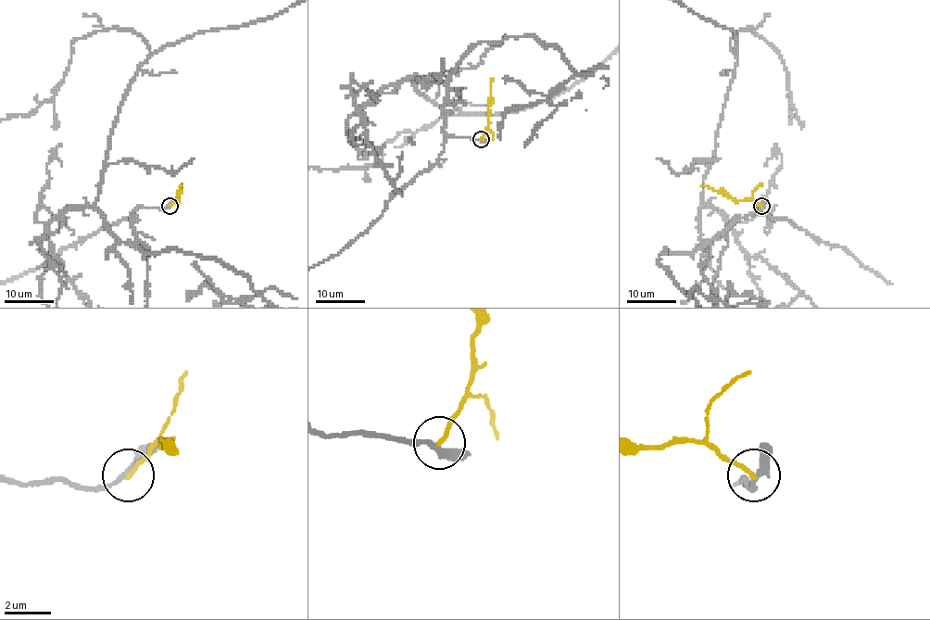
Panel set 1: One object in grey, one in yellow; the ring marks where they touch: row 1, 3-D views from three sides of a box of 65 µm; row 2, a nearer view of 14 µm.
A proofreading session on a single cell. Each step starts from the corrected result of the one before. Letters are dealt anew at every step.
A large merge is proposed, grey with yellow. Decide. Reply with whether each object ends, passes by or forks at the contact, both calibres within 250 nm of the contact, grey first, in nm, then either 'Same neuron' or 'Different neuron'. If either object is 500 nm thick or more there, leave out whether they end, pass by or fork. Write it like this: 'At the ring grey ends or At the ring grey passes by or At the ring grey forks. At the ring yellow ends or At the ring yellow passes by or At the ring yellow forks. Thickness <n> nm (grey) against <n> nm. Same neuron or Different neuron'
At the ring grey passes by. At the ring yellow ends. Thickness 260 nm (grey) against 180 nm. Different neuron

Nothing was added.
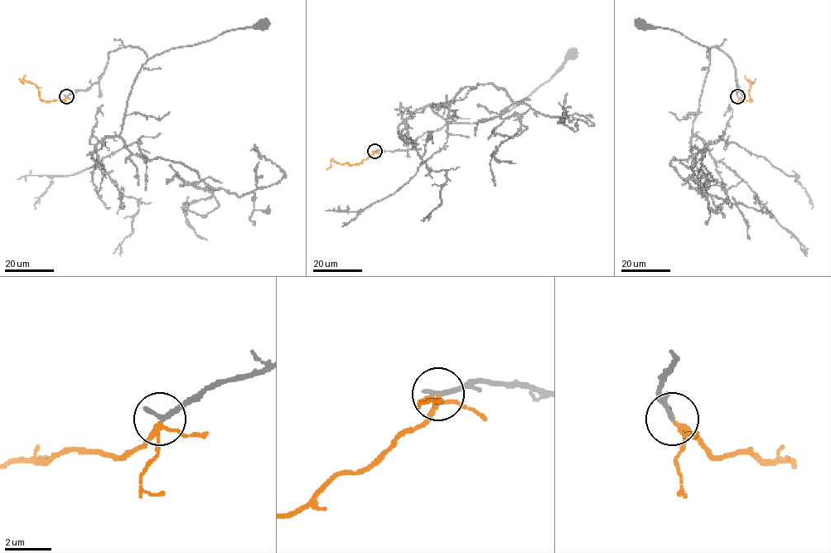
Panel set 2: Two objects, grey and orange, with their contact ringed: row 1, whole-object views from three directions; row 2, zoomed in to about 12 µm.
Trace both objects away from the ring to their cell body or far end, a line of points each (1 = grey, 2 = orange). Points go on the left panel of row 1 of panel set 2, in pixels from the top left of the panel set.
1: (66, 96), (95, 84), (110, 51), (138, 46), (148, 58), (172, 48), (210, 41), (224, 31), (264, 23)
2: (66, 97), (60, 100), (42, 100), (34, 84), (23, 80), (21, 83), (19, 78)

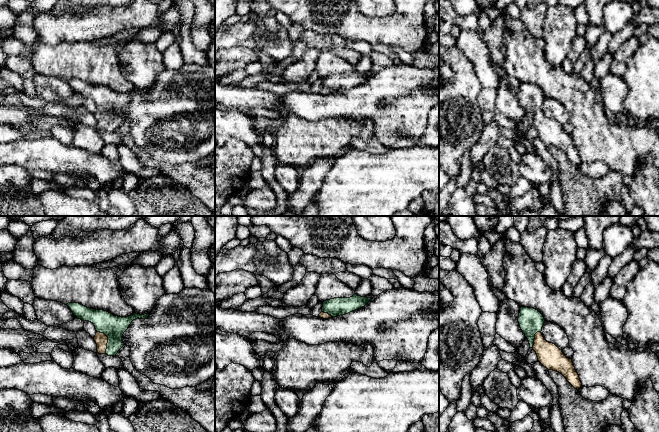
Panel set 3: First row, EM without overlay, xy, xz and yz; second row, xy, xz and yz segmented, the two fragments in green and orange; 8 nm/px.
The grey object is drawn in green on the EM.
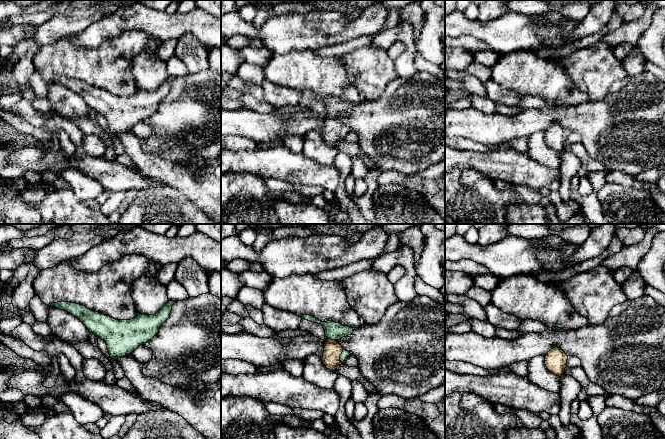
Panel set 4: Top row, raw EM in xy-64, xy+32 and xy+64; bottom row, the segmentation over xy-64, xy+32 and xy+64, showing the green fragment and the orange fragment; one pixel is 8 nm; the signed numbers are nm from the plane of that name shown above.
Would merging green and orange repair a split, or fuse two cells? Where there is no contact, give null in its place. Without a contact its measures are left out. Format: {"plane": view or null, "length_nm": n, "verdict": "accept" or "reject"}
{"plane": "xy", "length_nm": 200, "verdict": "accept"}

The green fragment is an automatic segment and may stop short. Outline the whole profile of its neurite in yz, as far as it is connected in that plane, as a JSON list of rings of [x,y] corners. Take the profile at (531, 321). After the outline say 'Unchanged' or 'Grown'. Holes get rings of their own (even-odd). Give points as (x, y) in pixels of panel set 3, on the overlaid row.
[[[521,307],[518,322],[538,361],[548,370],[561,373],[578,390],[582,383],[572,359],[567,358],[555,344],[547,342],[541,333],[546,322],[543,315],[534,308]]]. Grown

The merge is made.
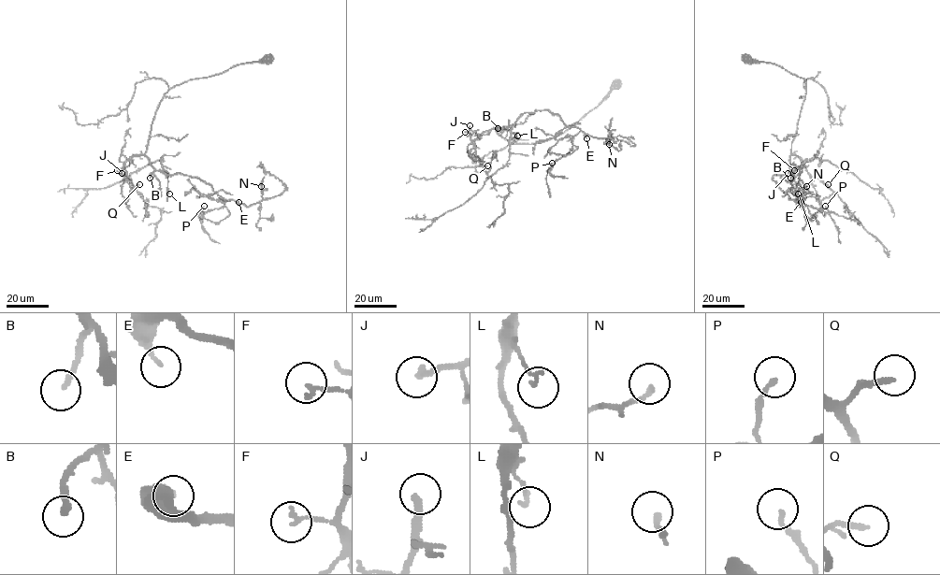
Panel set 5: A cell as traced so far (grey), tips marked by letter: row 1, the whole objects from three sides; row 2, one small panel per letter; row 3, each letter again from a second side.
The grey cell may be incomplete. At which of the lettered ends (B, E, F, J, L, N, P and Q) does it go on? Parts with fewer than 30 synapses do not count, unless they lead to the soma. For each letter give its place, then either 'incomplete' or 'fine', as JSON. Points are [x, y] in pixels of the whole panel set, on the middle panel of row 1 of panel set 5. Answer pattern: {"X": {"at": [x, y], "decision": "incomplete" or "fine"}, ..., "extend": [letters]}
{"B": {"at": [498, 128], "decision": "incomplete"}, "E": {"at": [586, 138], "decision": "fine"}, "F": {"at": [465, 132], "decision": "fine"}, "J": {"at": [470, 125], "decision": "incomplete"}, "L": {"at": [517, 136], "decision": "fine"}, "N": {"at": [609, 144], "decision": "fine"}, "P": {"at": [552, 163], "decision": "fine"}, "Q": {"at": [487, 165], "decision": "fine"}, "extend": ["B", "J"]}

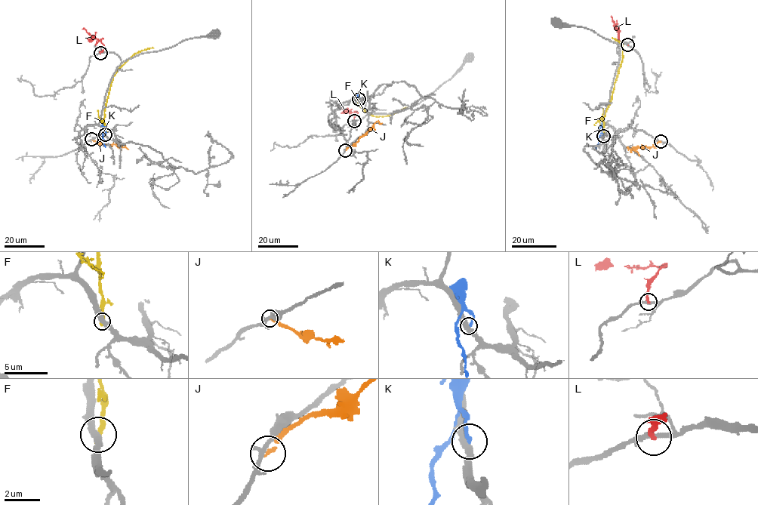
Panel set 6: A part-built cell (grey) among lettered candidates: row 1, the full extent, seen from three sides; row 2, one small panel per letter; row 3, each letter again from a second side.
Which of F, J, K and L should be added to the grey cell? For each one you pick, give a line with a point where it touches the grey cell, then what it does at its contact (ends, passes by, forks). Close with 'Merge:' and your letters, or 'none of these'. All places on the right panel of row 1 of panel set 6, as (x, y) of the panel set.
Merge: none of these

